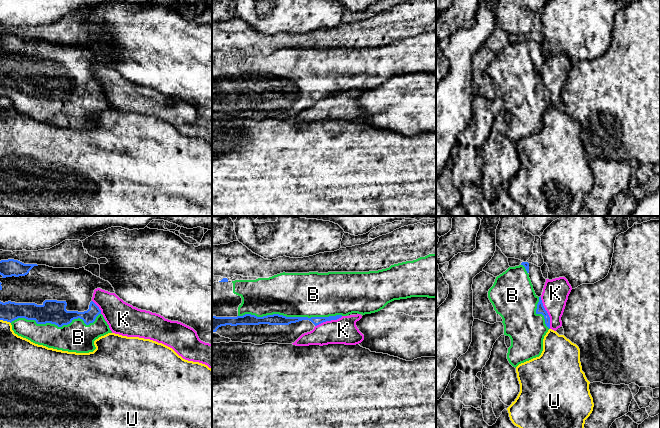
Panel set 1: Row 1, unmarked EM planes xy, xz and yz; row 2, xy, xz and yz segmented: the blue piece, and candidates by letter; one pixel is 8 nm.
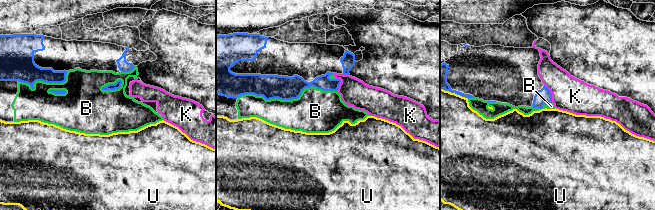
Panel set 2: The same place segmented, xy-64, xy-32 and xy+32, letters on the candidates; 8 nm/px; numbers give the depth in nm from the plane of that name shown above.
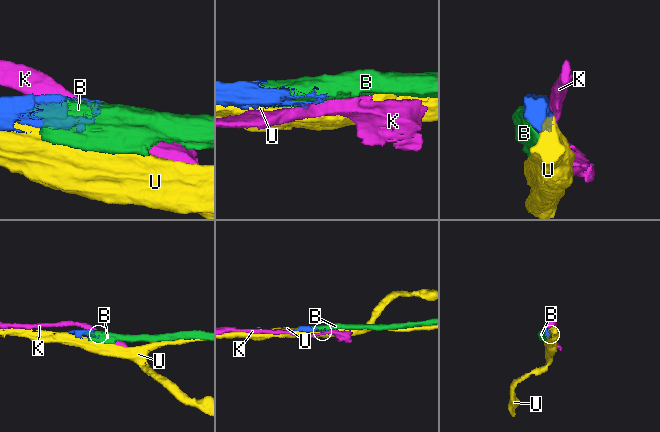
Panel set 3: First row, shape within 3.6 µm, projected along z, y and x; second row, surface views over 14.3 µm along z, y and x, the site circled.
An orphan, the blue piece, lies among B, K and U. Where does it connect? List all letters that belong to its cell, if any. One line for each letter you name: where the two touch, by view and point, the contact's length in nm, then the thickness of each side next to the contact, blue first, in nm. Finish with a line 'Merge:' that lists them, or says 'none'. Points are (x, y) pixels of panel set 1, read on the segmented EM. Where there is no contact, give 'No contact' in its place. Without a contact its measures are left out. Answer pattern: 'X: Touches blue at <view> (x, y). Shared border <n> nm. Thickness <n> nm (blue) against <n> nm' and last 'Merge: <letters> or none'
B: Touches blue at xz (290, 317). Shared border 850 nm. Thickness 90 nm (blue) against 360 nm
Merge: B

